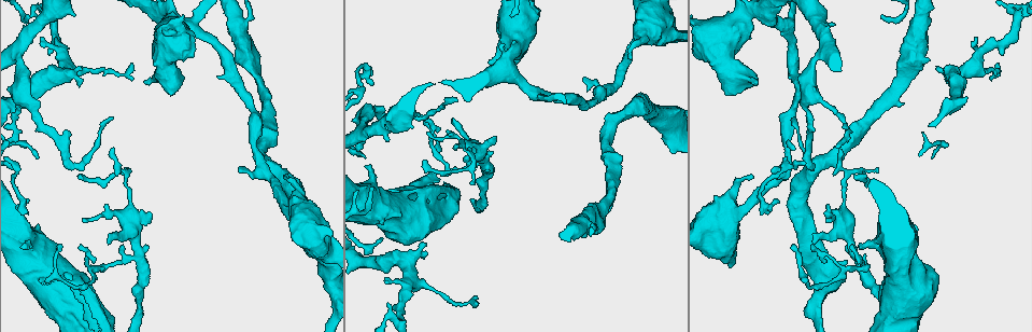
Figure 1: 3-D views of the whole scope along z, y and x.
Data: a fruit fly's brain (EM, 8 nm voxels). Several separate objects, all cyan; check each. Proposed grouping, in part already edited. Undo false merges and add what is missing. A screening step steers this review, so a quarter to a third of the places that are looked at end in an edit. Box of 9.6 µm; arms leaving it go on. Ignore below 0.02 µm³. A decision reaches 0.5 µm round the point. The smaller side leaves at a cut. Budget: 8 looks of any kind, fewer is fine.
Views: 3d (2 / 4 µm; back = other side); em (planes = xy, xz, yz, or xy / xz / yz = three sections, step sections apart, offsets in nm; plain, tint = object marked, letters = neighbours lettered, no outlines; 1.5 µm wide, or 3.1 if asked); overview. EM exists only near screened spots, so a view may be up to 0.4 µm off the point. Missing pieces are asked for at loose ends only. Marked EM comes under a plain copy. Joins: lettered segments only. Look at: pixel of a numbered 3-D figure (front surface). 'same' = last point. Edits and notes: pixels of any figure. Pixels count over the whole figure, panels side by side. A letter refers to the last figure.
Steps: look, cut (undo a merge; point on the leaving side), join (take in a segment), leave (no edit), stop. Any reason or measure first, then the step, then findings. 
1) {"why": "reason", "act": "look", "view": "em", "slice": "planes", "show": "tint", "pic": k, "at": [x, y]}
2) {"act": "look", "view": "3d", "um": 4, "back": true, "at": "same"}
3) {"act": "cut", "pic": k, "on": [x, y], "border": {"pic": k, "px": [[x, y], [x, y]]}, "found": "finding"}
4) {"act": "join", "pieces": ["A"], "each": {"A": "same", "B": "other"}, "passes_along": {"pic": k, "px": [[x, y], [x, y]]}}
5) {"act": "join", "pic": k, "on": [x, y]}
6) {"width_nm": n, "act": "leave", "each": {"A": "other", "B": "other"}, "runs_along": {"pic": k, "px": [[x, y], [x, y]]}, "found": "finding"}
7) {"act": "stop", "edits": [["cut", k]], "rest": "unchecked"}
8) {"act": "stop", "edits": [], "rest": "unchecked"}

{"why": "an open end", "act": "look", "view": "3d", "um": 4, "pic": 1, "at": [40, 38]}

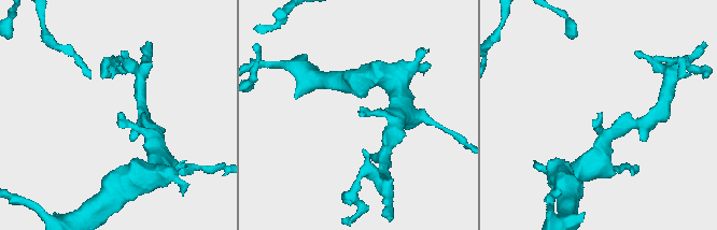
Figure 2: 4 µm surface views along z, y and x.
{"why": "now the EM", "act": "look", "view": "em", "slice": "xz", "step": 4, "show": "letters", "pic": 2, "at": [602, 112]}

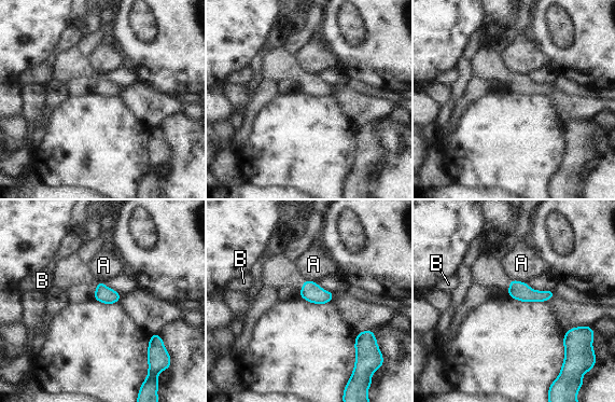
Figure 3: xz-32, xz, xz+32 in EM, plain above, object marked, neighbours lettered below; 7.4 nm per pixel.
{"why": "cut it another way", "act": "look", "view": "em", "slice": "planes", "show": "letters", "at": "same"}

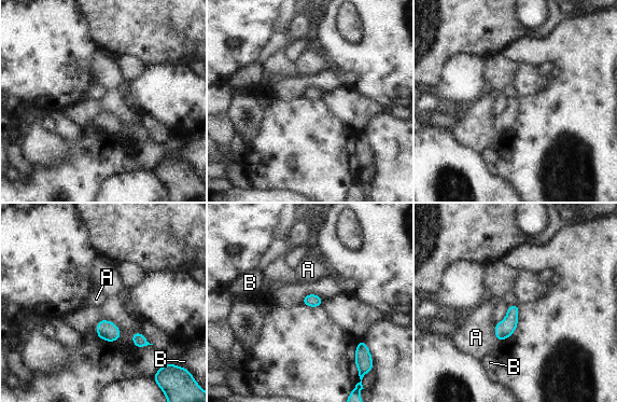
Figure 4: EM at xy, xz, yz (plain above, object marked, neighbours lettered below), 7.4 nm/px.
{"act": "leave", "each": {"A": "other", "B": "other"}, "border": {"pic": 4, "px": [[495, 323], [495, 337], [500, 342]]}, "found": "no lettered segment goes on from it"}

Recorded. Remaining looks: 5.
{"why": "thin end", "act": "look", "view": "3d", "um": 2, "pic": 1, "at": [457, 147]}

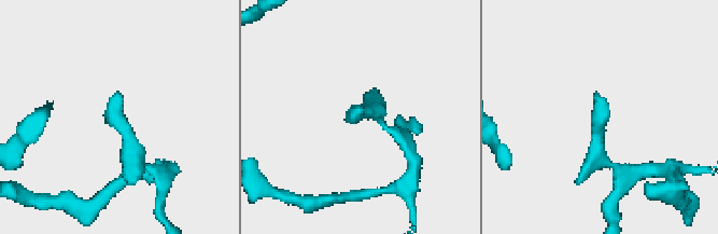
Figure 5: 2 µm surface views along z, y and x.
{"why": "shape alone is not enough", "act": "look", "view": "em", "slice": "yz", "step": 8, "show": "letters", "pic": 5, "at": [363, 110]}

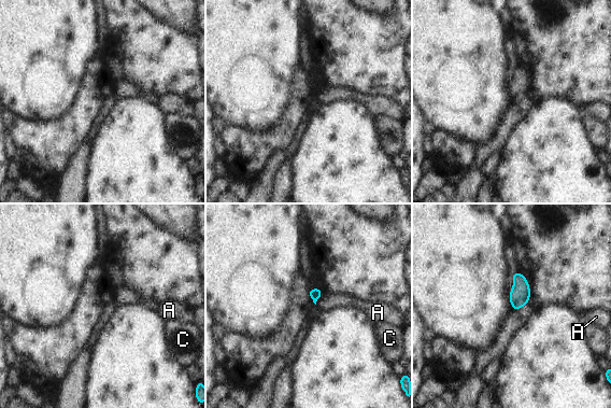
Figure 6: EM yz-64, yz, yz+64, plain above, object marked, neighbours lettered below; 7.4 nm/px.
{"act": "look", "view": "em", "slice": "xz", "step": 8, "show": "letters", "at": "same"}

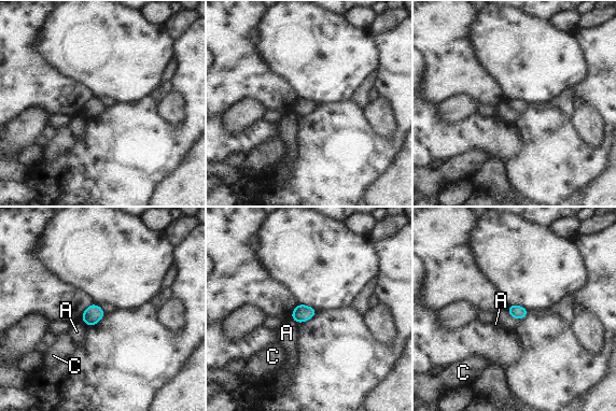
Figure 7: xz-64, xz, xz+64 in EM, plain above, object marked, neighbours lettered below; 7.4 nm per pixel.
{"width_nm": 100, "act": "leave", "each": {"A": "other", "C": "other"}, "border": {"pic": 7, "px": [[290, 316], [297, 324]]}, "found": "none of them fits"}

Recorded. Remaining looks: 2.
{"act": "stop", "edits": [], "rest": "unchecked"}

